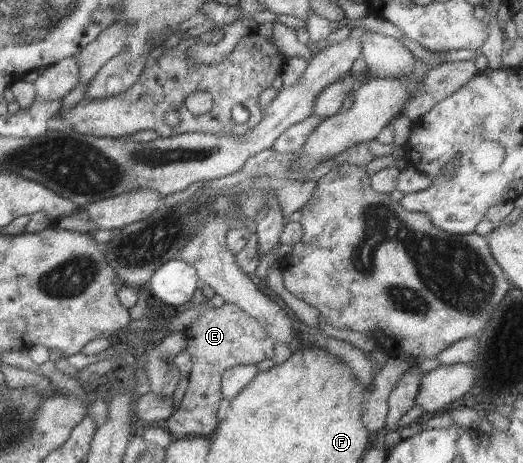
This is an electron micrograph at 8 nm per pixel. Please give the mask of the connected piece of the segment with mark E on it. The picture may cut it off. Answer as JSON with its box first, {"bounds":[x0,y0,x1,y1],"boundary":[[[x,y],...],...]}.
{"bounds":[161,289,273,438],"boundary":[[[195,289],[193,297],[190,301],[190,306],[198,307],[201,312],[184,330],[186,335],[185,349],[191,356],[192,366],[187,376],[187,387],[182,396],[178,408],[161,423],[168,433],[174,438],[202,438],[210,437],[218,424],[216,419],[216,410],[218,410],[218,402],[222,400],[221,380],[223,372],[232,366],[257,364],[265,358],[272,356],[273,340],[266,334],[266,331],[259,325],[259,322],[252,317],[249,317],[239,306],[232,303],[222,303],[218,308],[209,309],[204,305],[208,298],[204,297],[201,289]]]}

